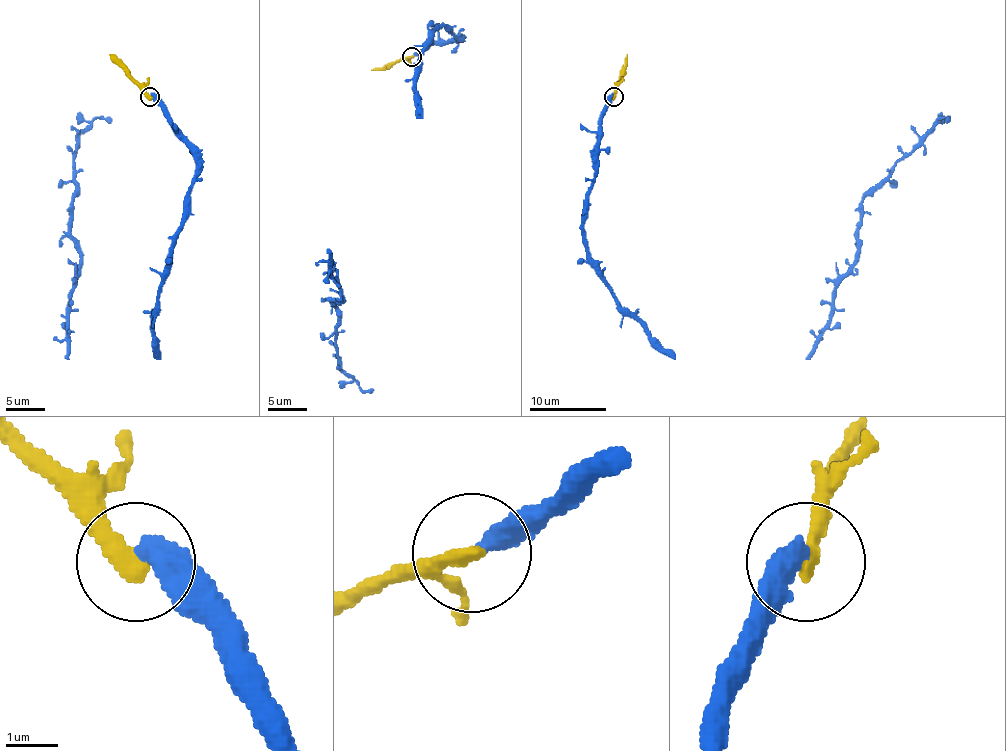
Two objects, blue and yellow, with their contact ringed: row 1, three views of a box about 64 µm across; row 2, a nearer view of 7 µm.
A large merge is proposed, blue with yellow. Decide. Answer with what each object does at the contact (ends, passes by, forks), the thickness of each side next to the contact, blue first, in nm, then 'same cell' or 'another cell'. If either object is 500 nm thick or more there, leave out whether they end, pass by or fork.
blue ends; yellow ends; calibres 480 and 360 nm; same cell

